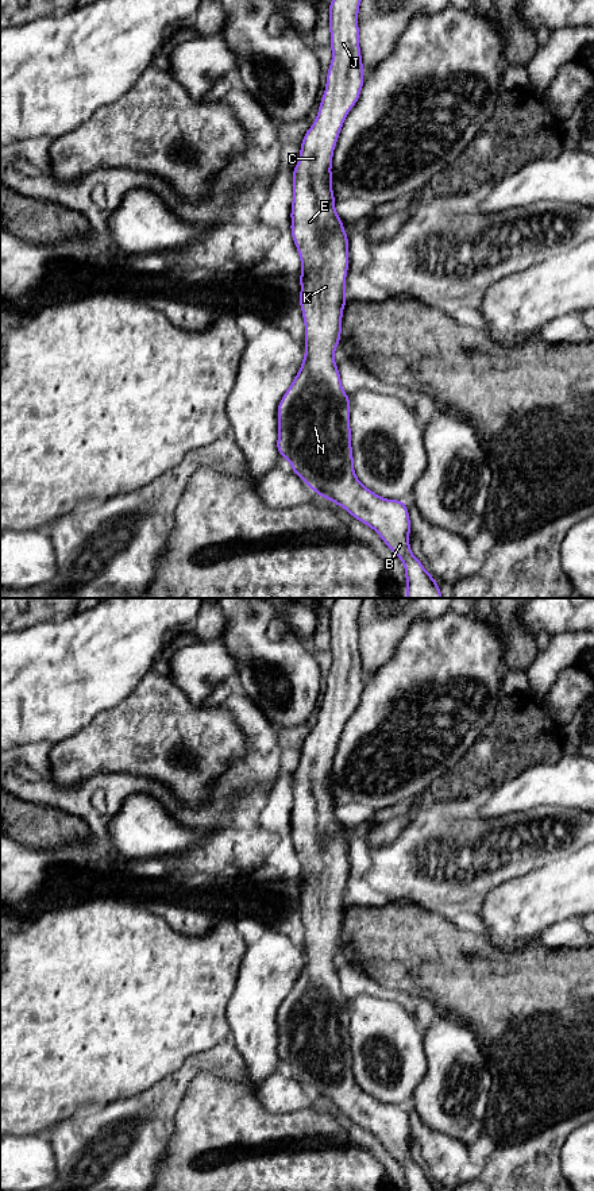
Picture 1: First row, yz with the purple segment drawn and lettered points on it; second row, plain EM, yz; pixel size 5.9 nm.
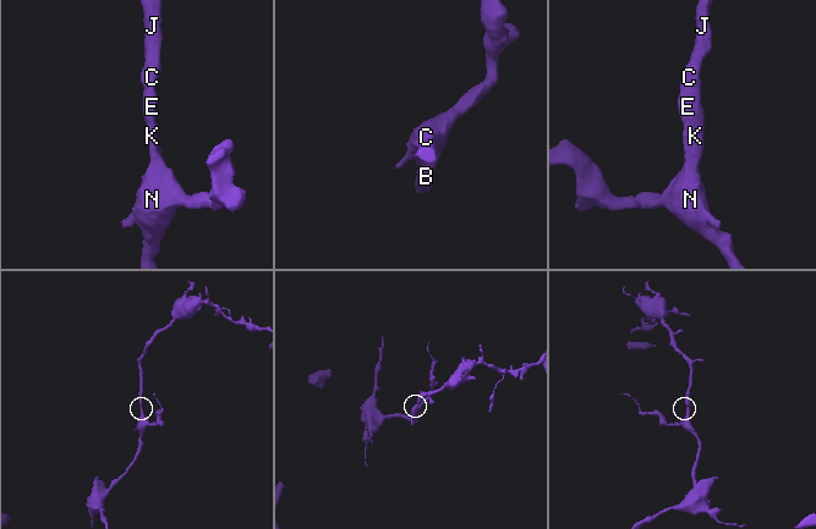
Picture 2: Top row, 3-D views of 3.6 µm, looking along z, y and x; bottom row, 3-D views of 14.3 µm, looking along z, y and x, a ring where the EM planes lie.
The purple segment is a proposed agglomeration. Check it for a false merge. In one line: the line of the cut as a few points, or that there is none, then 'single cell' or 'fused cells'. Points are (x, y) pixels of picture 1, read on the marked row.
cut none; single cell

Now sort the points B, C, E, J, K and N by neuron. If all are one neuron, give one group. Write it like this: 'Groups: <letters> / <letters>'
Groups: B C E J K N

